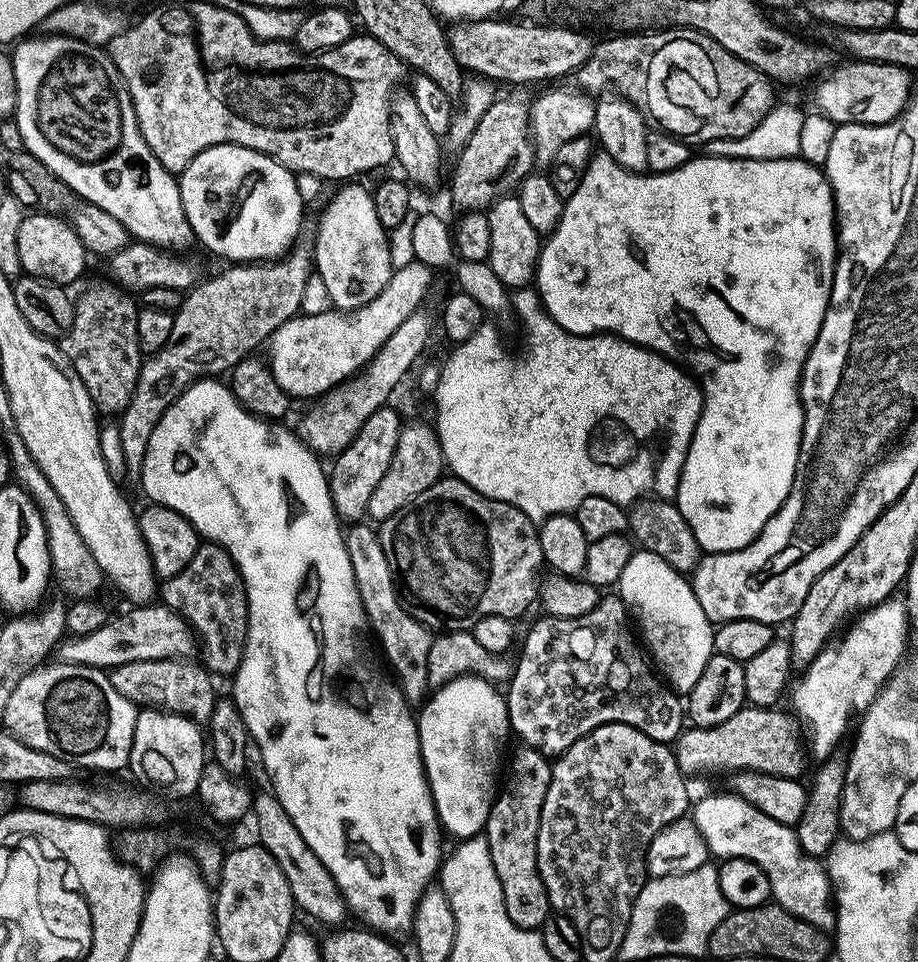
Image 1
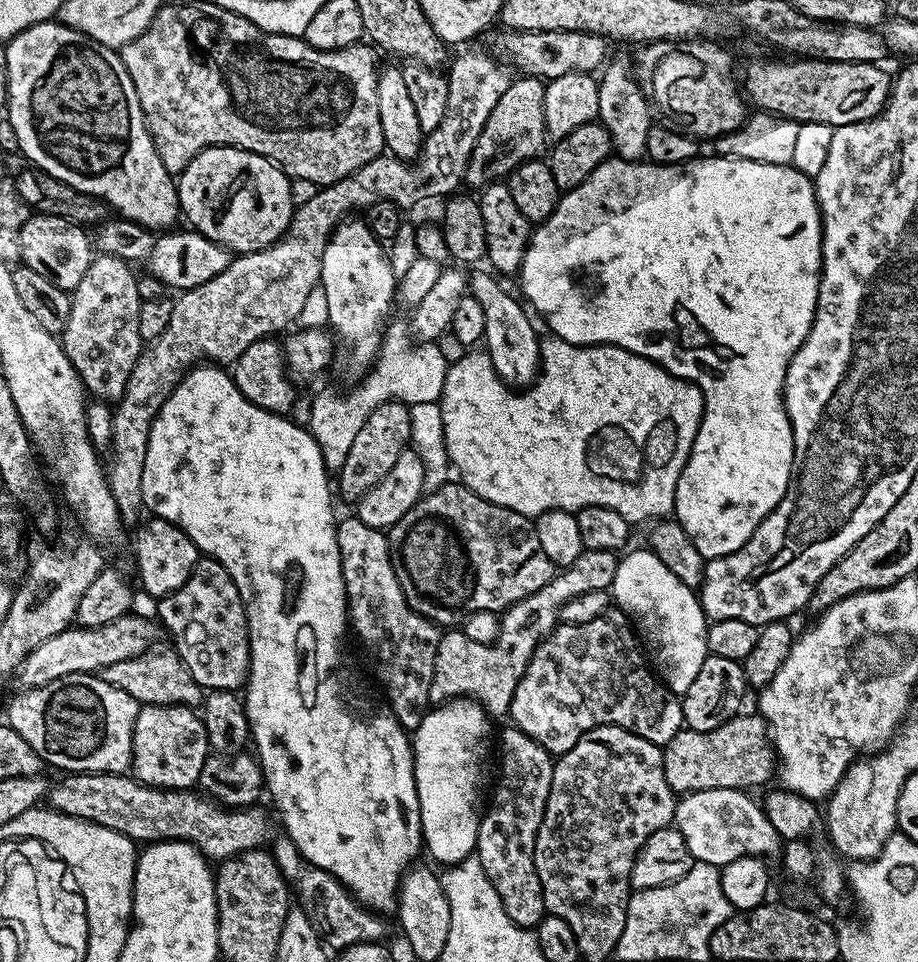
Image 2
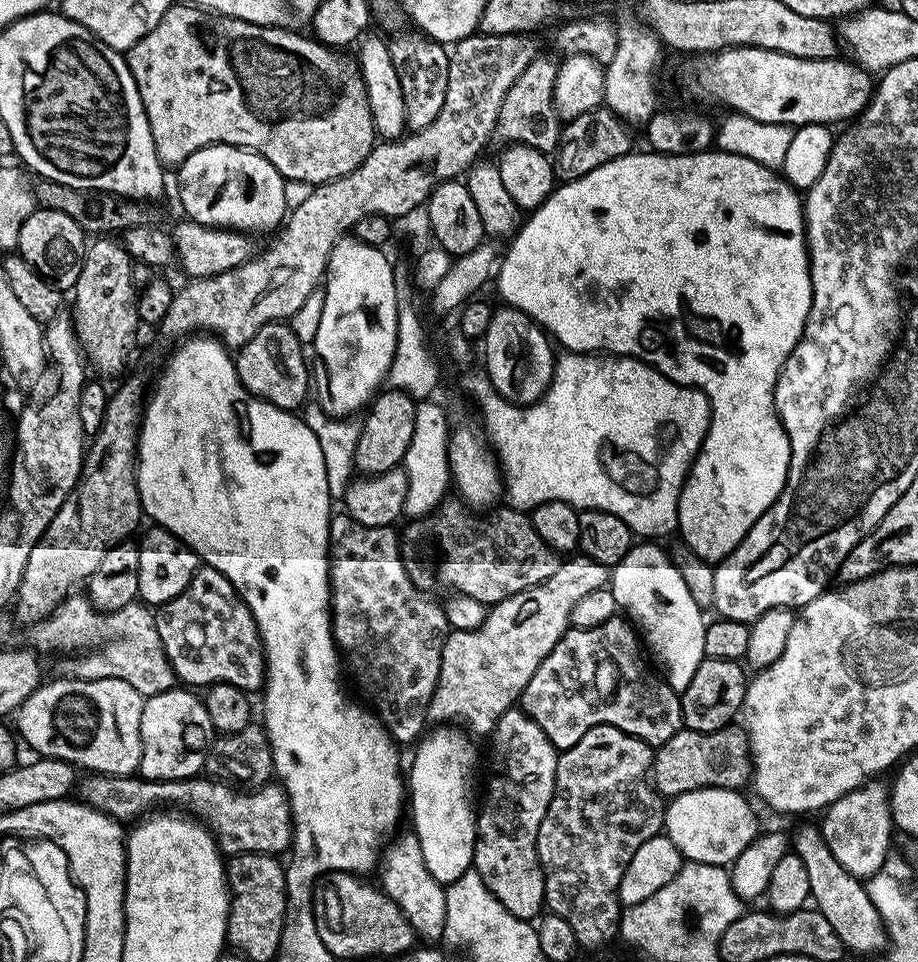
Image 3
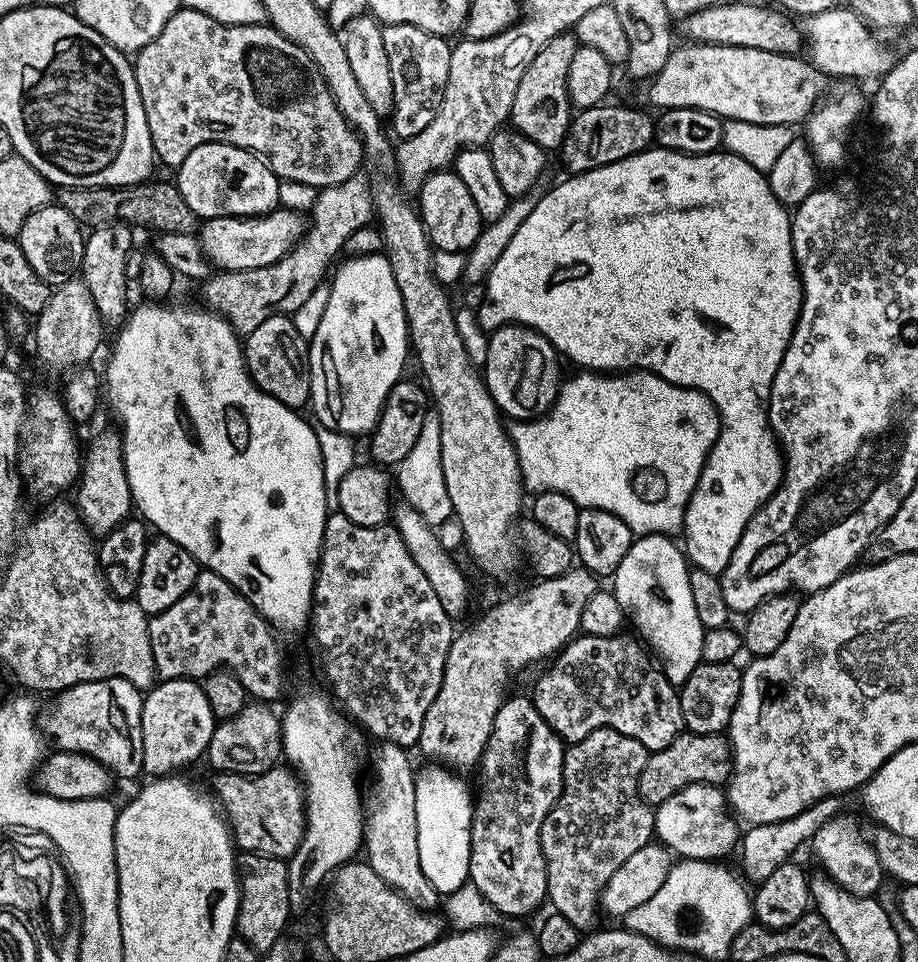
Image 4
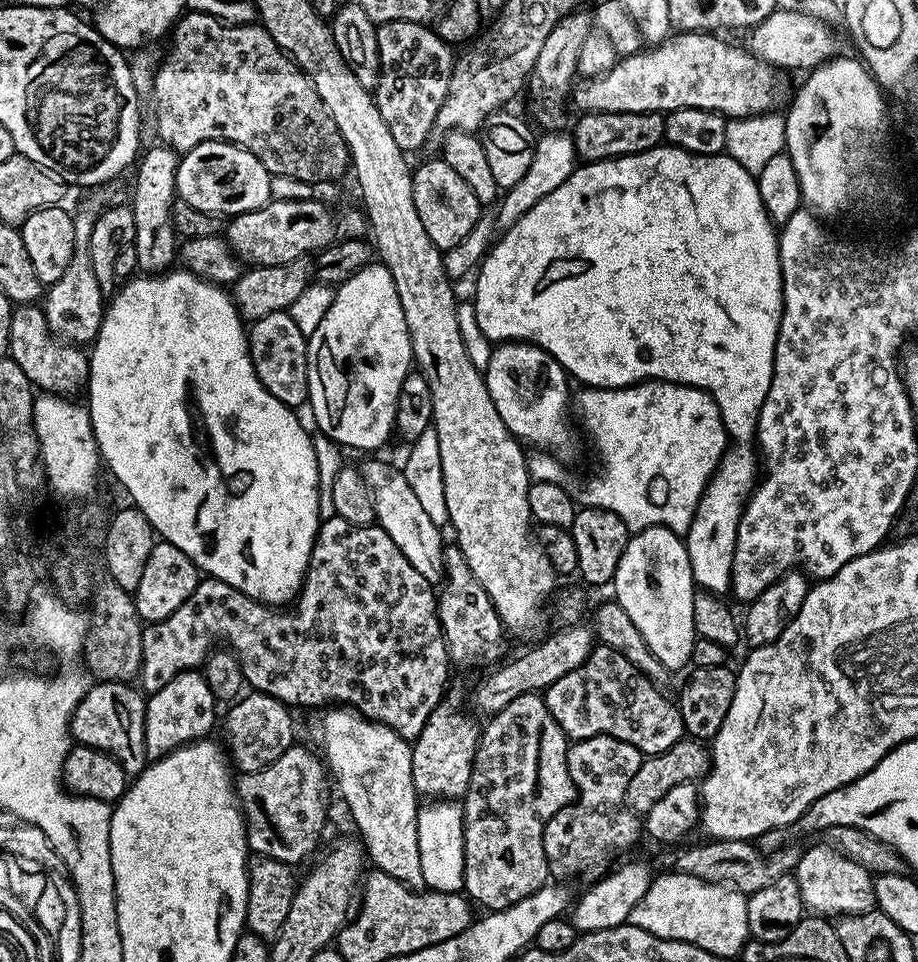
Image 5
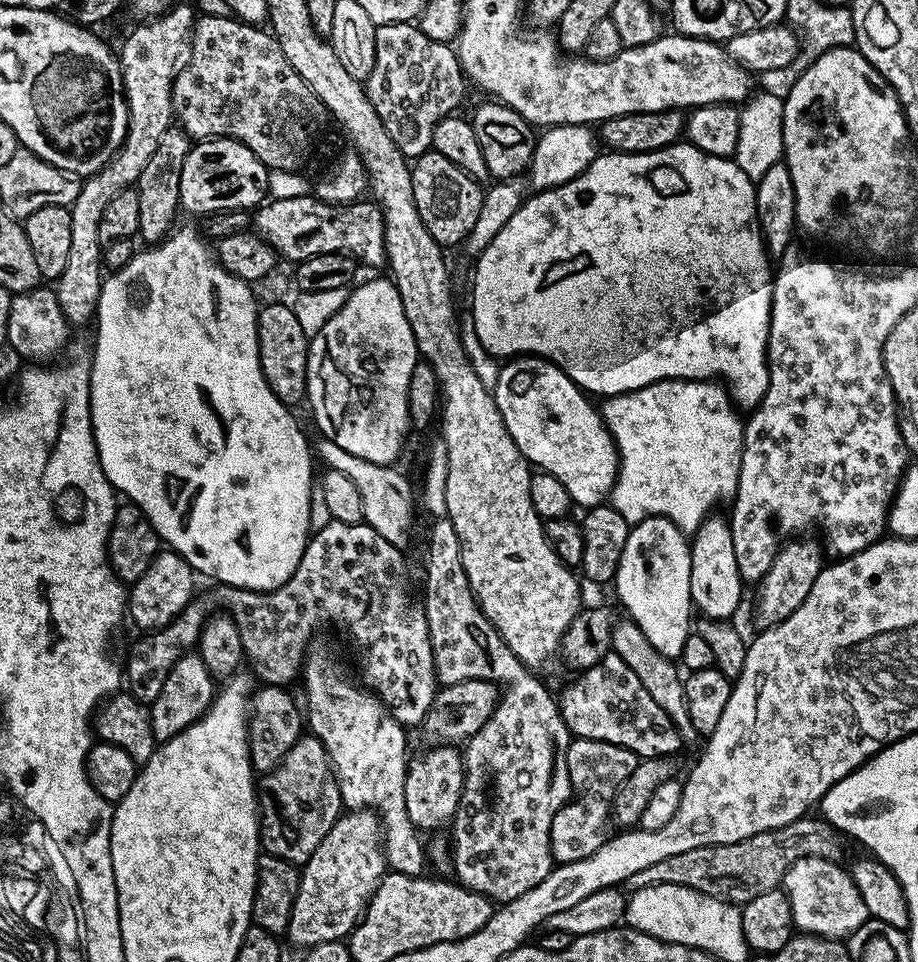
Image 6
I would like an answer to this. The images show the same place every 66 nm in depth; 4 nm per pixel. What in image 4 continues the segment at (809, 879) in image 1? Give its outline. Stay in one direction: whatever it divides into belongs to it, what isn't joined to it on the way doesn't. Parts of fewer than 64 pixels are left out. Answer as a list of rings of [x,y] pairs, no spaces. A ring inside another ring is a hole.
[[[715,784],[686,786],[670,798],[666,798],[666,802],[655,805],[654,811],[656,814],[655,839],[667,848],[669,853],[677,857],[716,862],[722,858],[719,856],[724,856],[731,848],[733,851],[737,847],[737,821],[726,811],[725,793]]]

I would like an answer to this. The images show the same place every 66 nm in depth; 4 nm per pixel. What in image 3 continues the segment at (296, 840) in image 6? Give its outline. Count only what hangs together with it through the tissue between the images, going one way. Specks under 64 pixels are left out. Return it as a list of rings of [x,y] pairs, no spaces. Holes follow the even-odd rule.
[[[88,774],[79,781],[78,796],[94,810],[105,812],[121,822],[136,822],[157,806],[185,804],[187,811],[211,832],[221,853],[236,856],[240,852],[261,852],[267,856],[287,853],[293,842],[292,811],[288,796],[279,783],[269,782],[263,788],[241,790],[201,774],[190,780],[145,780],[139,775],[110,776]]]

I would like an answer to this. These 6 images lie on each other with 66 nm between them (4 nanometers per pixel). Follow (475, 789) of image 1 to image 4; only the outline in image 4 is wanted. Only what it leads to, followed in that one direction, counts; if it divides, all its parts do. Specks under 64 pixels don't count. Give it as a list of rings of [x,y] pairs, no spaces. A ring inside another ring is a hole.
[[[428,766],[419,769],[416,777],[416,793],[414,794],[414,814],[418,818],[418,862],[422,862],[422,874],[434,886],[434,890],[447,894],[458,890],[469,883],[468,867],[470,866],[470,842],[472,841],[472,809],[474,796],[463,784],[455,771],[443,766]]]

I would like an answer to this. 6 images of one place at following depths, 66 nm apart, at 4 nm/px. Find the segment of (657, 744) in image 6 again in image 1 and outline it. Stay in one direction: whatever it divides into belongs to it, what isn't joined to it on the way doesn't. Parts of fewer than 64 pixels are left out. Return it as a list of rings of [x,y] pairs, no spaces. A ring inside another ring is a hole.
[[[605,595],[600,603],[594,606],[594,610],[590,610],[590,614],[582,614],[578,618],[558,618],[557,616],[550,616],[547,614],[541,615],[541,620],[525,634],[524,645],[520,648],[520,657],[515,657],[512,678],[507,681],[506,684],[508,723],[511,731],[515,733],[515,735],[517,732],[517,734],[524,739],[521,741],[523,741],[527,747],[536,748],[542,755],[549,758],[559,756],[560,753],[566,751],[571,744],[578,742],[578,738],[582,738],[587,732],[592,732],[595,728],[602,726],[603,724],[629,724],[638,730],[642,730],[642,734],[646,734],[650,738],[654,738],[658,742],[662,742],[666,745],[671,745],[673,741],[679,737],[682,729],[685,727],[686,712],[682,707],[681,697],[673,692],[672,689],[668,687],[667,683],[653,671],[649,661],[646,659],[645,653],[642,651],[641,645],[638,643],[637,637],[636,640],[632,637],[632,632],[628,629],[628,620],[630,624],[630,613],[624,601],[620,599],[619,595],[608,595]]]

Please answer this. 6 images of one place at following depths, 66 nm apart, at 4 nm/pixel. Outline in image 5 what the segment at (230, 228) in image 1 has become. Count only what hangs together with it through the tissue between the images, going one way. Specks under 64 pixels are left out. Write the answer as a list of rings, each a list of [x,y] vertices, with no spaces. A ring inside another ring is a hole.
[[[207,140],[183,153],[177,166],[179,199],[200,211],[219,214],[249,212],[272,199],[272,176],[254,154],[227,140]]]

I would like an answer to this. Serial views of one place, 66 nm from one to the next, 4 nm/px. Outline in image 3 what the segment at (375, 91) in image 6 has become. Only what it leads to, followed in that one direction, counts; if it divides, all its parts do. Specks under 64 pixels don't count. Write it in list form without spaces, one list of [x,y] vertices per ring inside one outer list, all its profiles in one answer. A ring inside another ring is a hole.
[[[423,34],[416,36],[393,35],[388,44],[390,58],[394,58],[394,70],[398,70],[398,83],[402,86],[402,102],[406,106],[406,125],[412,132],[422,130],[438,118],[442,102],[446,102],[449,49],[445,45],[429,40]]]

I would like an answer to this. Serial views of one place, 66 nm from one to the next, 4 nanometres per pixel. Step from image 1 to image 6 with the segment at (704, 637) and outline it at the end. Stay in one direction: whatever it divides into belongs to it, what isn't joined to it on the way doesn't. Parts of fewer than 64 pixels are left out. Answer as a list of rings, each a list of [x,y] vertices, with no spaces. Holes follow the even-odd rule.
[[[648,516],[641,524],[631,525],[626,538],[626,550],[622,550],[622,562],[616,571],[614,589],[620,595],[620,604],[627,615],[650,638],[650,646],[658,654],[669,658],[679,658],[686,638],[694,628],[694,605],[690,594],[690,566],[692,553],[685,533],[674,526],[665,516]]]

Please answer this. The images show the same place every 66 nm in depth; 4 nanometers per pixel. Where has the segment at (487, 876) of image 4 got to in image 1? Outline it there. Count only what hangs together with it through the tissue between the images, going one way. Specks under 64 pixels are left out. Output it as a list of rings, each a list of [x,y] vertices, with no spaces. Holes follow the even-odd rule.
[[[520,746],[513,754],[512,761],[510,760],[511,756],[506,764],[502,787],[492,802],[492,809],[482,834],[488,839],[490,858],[494,858],[494,870],[498,870],[498,882],[502,882],[502,898],[506,902],[506,914],[510,914],[510,922],[514,922],[514,926],[519,928],[539,930],[543,928],[550,914],[548,891],[542,882],[542,874],[538,874],[538,826],[542,818],[542,802],[550,786],[552,764],[549,757],[542,755],[536,748],[527,746]]]

